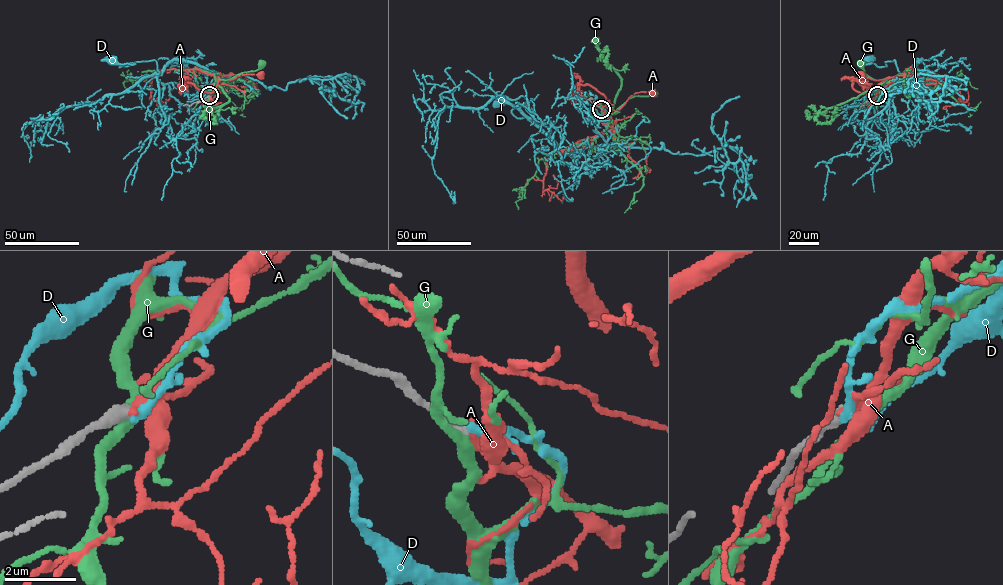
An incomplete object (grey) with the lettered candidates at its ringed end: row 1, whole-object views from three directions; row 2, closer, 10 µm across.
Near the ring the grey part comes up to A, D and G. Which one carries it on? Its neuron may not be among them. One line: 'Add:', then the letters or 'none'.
Add: A

